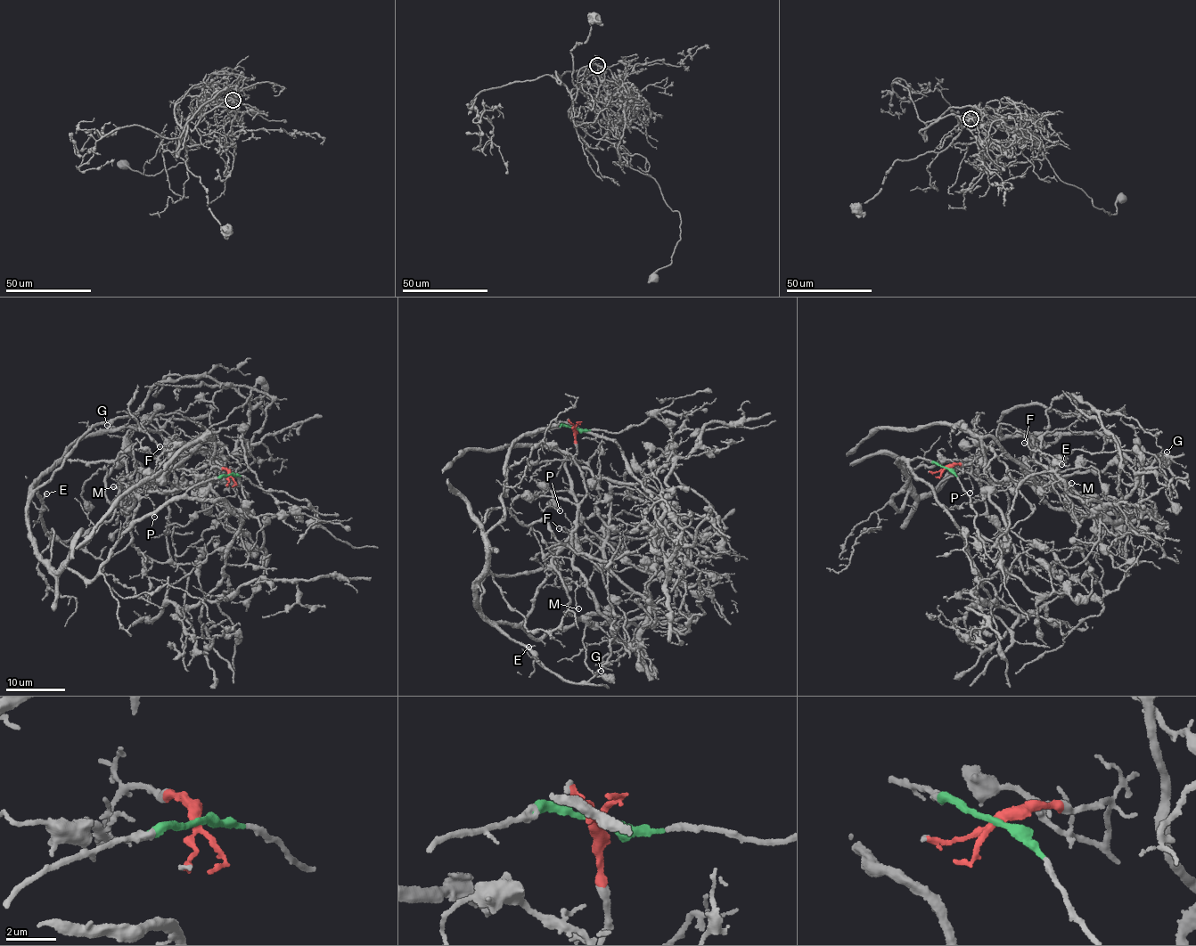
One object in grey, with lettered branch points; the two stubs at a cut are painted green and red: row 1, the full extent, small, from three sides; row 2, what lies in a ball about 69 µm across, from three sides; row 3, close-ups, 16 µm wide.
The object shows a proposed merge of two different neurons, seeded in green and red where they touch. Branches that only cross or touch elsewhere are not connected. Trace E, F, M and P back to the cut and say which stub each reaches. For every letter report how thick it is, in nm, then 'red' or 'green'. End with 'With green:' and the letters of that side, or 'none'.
E: 140 nm thick; green
F: 100 nm thick; red
M: 150 nm thick; red
P: 120 nm thick; green
With green: E, P

